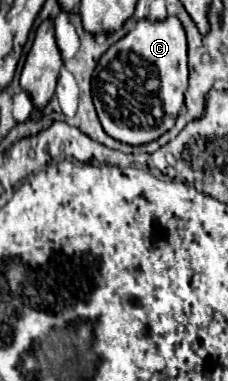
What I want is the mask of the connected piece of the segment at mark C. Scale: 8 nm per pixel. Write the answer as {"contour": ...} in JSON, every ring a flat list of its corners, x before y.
{"contour":[[176,16,158,22,142,18,98,60,92,78,92,96,106,134,138,146,156,140,174,126,180,106,184,104,186,86,186,32,180,20,176,20]]}

